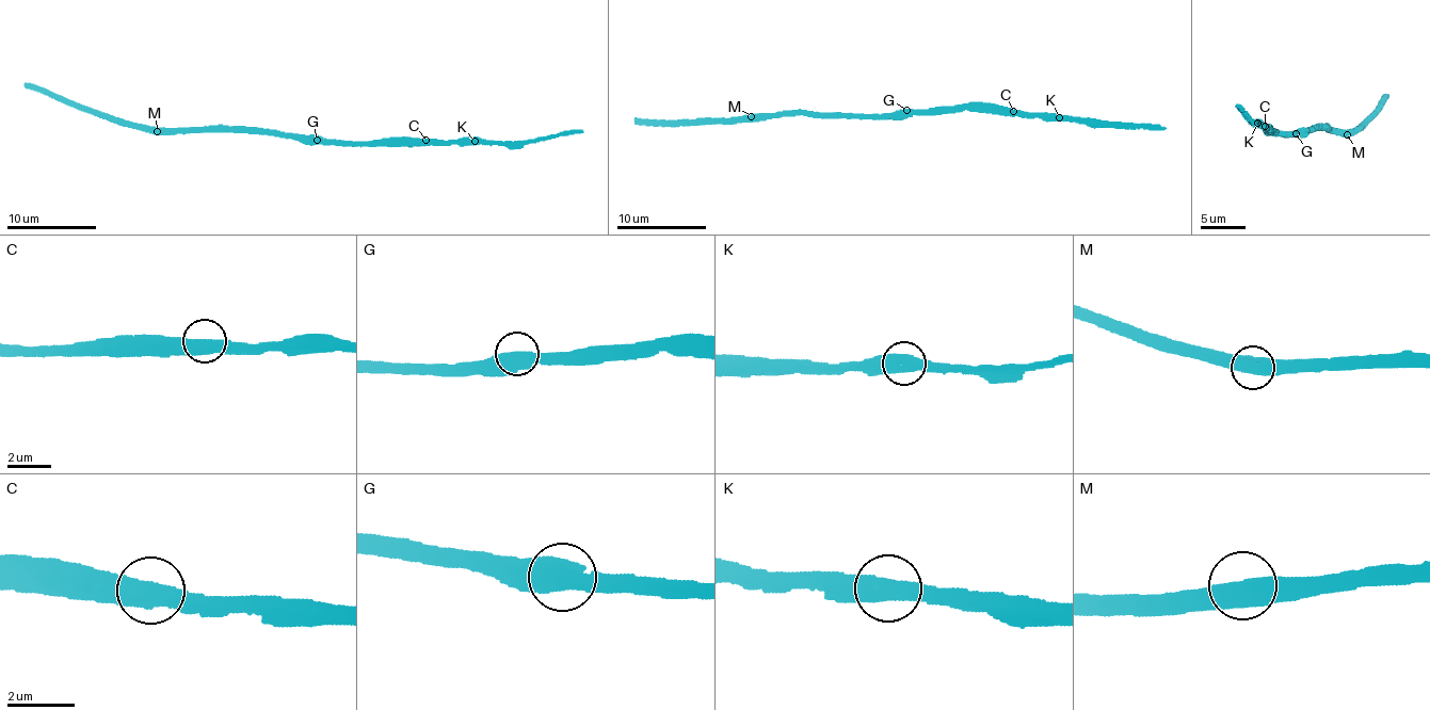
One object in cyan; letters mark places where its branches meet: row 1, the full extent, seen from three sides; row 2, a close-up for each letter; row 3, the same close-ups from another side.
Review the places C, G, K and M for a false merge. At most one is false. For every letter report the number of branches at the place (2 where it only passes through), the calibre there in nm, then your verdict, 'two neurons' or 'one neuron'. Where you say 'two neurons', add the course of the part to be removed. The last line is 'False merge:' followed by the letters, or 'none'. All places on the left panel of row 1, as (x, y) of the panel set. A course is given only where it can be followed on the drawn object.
C: 2 branches meet; 550 nm thick; one neuron
G: 2 branches meet; 600 nm thick; one neuron
K: 2 branches meet; 600 nm thick; one neuron
M: 2 branches meet; 600 nm thick; one neuron
False merge: none

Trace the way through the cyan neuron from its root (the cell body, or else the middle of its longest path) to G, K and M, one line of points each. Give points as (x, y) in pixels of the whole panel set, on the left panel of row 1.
G: (299, 134), (314, 136), (317, 140)
K: (299, 134), (342, 142), (475, 141)
M: (299, 134), (157, 131)

